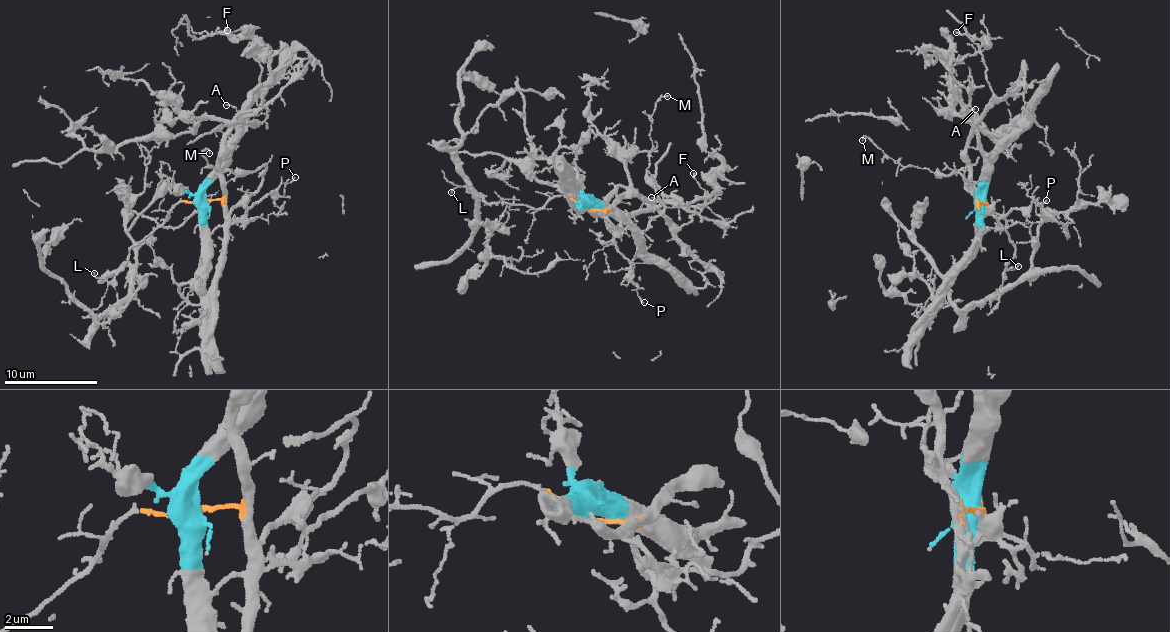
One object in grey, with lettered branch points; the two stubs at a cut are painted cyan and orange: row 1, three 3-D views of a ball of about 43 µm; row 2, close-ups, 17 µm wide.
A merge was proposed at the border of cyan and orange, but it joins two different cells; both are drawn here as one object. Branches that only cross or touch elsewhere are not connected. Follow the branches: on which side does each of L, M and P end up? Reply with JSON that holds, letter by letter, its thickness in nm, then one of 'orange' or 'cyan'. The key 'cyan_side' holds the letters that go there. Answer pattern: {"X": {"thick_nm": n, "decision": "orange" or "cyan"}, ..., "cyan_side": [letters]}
{"L": {"thick_nm": 110, "decision": "orange"}, "M": {"thick_nm": 120, "decision": "orange"}, "P": {"thick_nm": 100, "decision": "orange"}, "cyan_side": []}

